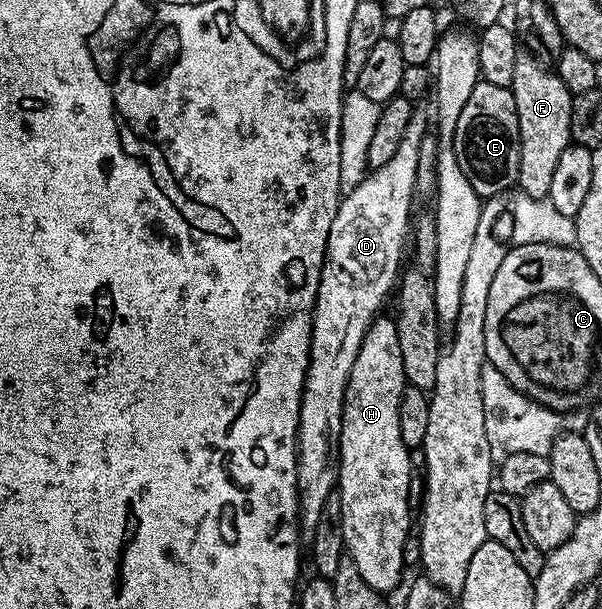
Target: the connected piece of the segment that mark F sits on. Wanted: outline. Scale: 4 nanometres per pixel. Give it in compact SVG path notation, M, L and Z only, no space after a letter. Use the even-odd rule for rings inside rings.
M527 51L517 52L514 79L510 86L514 107L518 111L520 158L518 159L519 192L526 197L547 198L558 158L572 141L570 135L570 107L574 94L549 66L544 65Z

